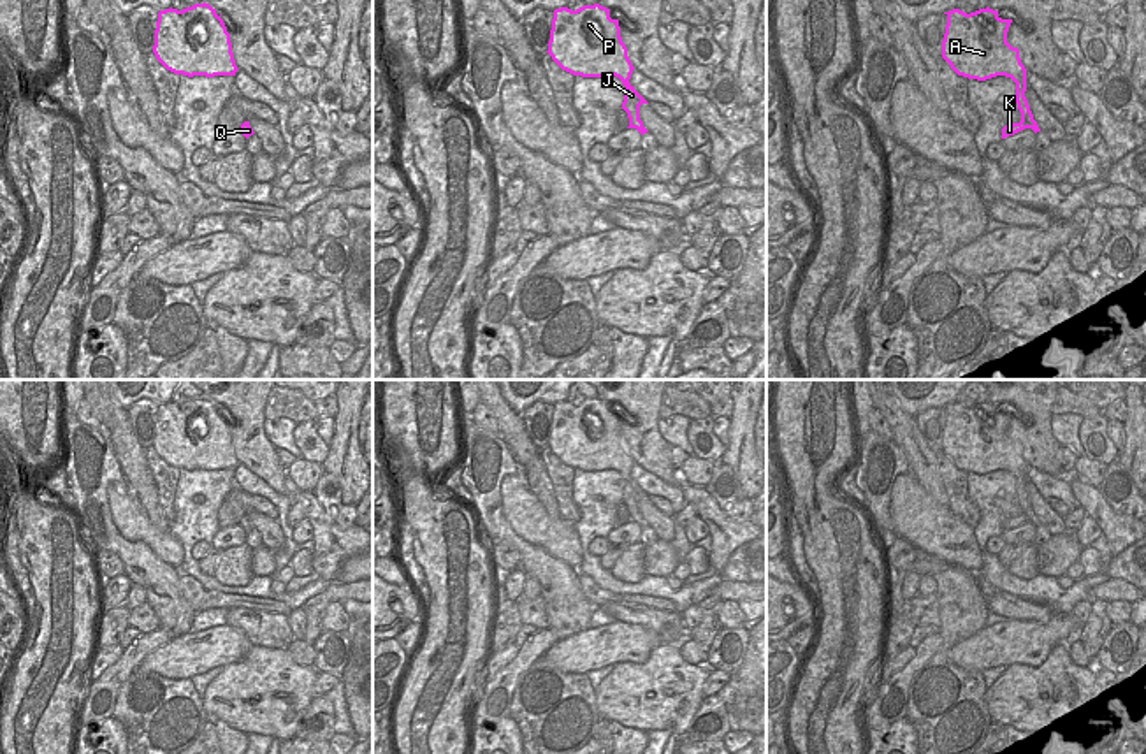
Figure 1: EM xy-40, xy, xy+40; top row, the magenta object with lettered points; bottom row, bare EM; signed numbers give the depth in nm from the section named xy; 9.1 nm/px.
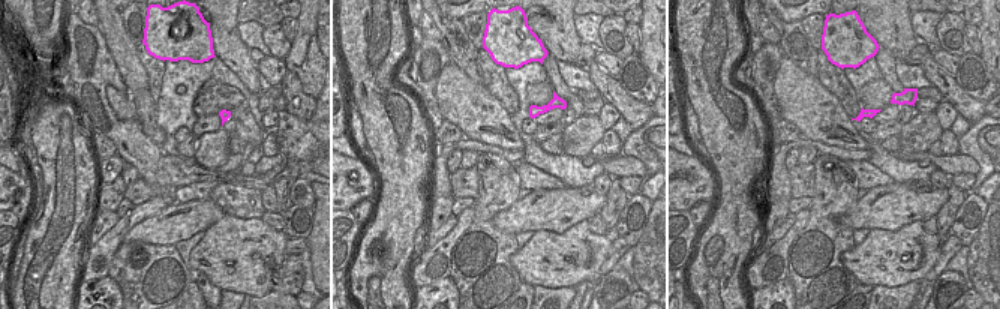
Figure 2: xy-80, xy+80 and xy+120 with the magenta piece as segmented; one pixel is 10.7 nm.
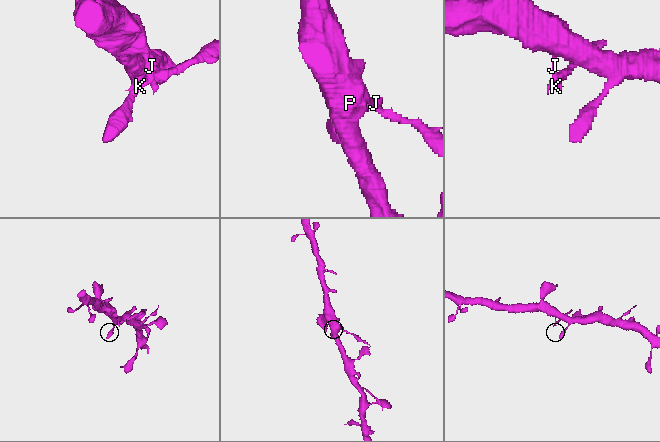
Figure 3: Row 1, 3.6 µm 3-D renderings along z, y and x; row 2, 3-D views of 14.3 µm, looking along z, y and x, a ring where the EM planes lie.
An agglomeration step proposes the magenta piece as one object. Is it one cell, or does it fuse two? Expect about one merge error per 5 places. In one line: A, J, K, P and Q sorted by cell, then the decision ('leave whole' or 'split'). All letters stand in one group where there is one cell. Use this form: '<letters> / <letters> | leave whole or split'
A P / J K Q | split

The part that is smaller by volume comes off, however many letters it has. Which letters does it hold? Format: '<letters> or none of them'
J, K, Q

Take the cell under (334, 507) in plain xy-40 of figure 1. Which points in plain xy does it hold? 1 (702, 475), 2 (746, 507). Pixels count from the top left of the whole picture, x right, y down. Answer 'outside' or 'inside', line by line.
1: outside
2: inside

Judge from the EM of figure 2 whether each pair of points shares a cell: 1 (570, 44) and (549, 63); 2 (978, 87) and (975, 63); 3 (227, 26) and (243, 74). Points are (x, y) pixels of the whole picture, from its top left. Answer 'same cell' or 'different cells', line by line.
1: different cells
2: same cell
3: same cell

